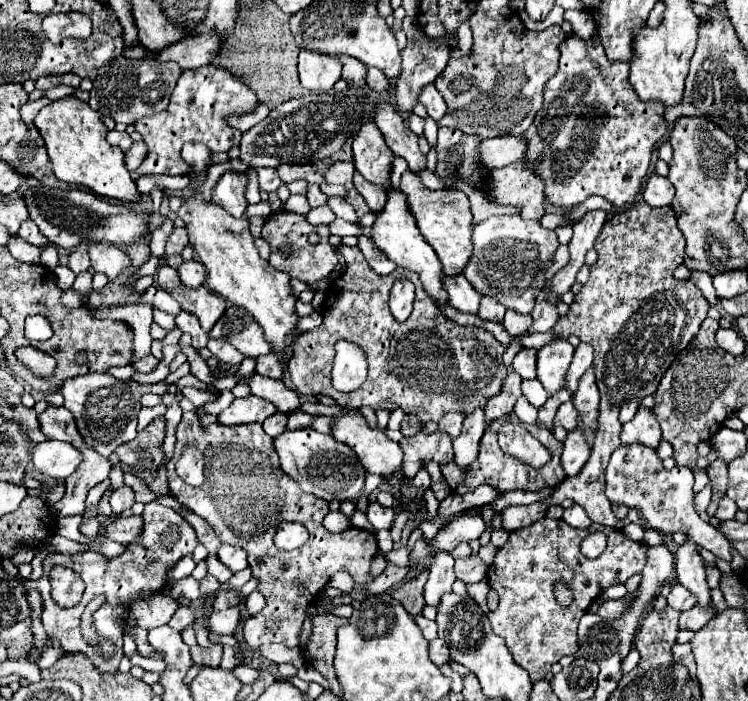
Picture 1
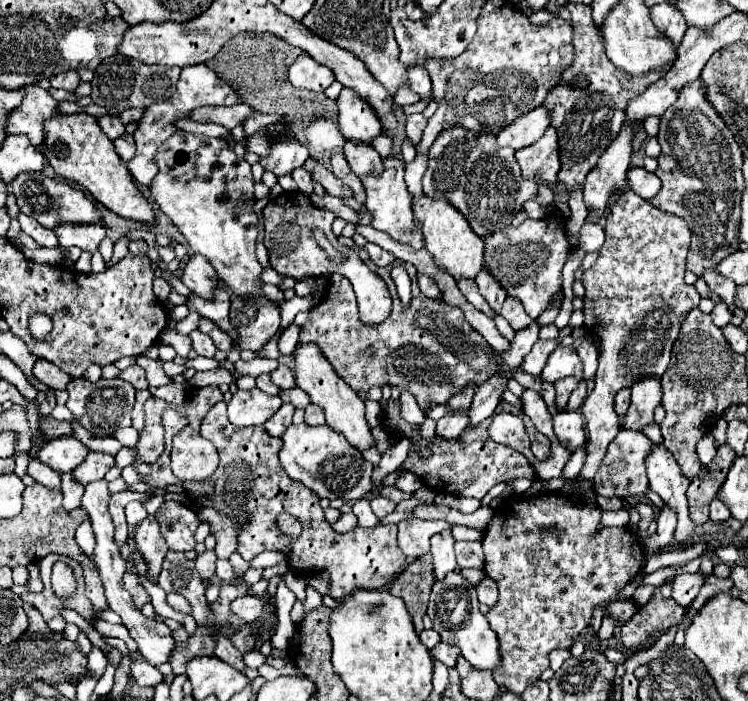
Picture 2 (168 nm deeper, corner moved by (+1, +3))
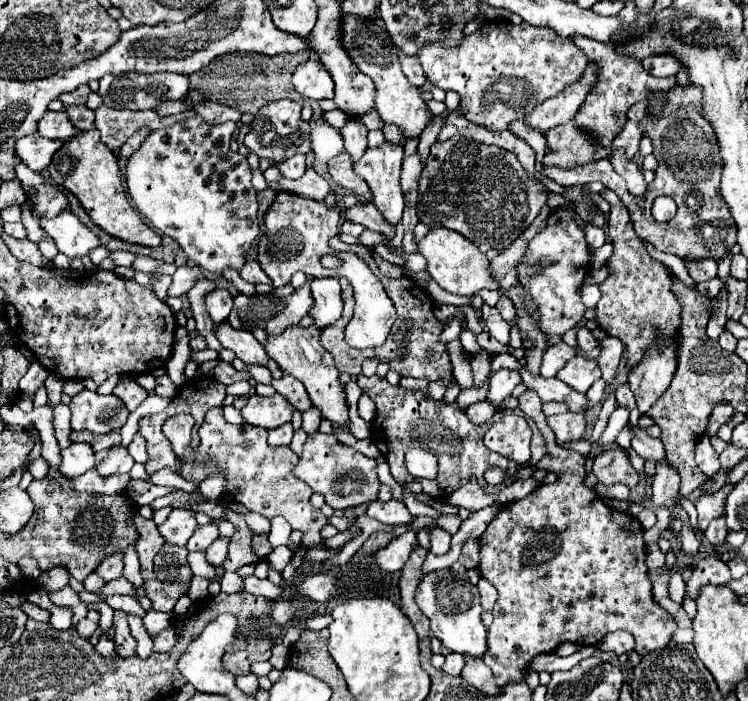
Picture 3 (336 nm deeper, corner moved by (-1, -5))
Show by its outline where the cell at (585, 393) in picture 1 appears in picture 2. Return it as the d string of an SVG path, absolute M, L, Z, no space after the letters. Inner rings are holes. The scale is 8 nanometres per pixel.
M585 340L581 348L577 350L581 362L583 362L583 382L591 382L591 378L597 372L597 348L593 340Z

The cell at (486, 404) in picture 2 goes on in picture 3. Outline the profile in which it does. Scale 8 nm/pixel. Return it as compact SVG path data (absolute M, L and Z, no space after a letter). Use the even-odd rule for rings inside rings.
M499 370L497 374L491 376L491 386L489 386L489 396L493 404L503 404L503 398L511 396L513 388L521 382L521 374L517 370Z

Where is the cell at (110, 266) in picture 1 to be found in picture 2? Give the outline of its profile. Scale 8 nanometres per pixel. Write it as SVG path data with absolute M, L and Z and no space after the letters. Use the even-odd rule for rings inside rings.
M65 224L65 228L55 228L55 234L63 248L79 246L81 250L93 254L99 250L99 244L107 236L107 230L103 224L77 224L77 228L69 228L69 224Z

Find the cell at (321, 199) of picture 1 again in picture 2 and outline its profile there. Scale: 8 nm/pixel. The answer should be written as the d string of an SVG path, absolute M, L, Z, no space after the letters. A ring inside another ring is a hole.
M295 168L295 172L291 172L293 180L299 186L299 192L303 192L305 196L313 196L313 180L309 176L309 172L305 172L303 168Z

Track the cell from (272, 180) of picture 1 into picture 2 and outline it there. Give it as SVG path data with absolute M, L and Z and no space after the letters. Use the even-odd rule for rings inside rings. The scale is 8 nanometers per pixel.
M285 140L285 144L273 144L273 152L267 158L261 158L259 164L275 176L287 176L295 168L303 166L307 156L307 148L303 148L297 140Z

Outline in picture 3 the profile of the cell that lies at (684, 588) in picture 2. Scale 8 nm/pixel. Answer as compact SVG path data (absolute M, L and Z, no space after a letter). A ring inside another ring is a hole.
M707 556L703 560L697 562L697 568L687 584L687 592L693 598L695 594L699 594L699 588L705 584L727 584L731 580L731 572L729 566L717 558L717 556Z

